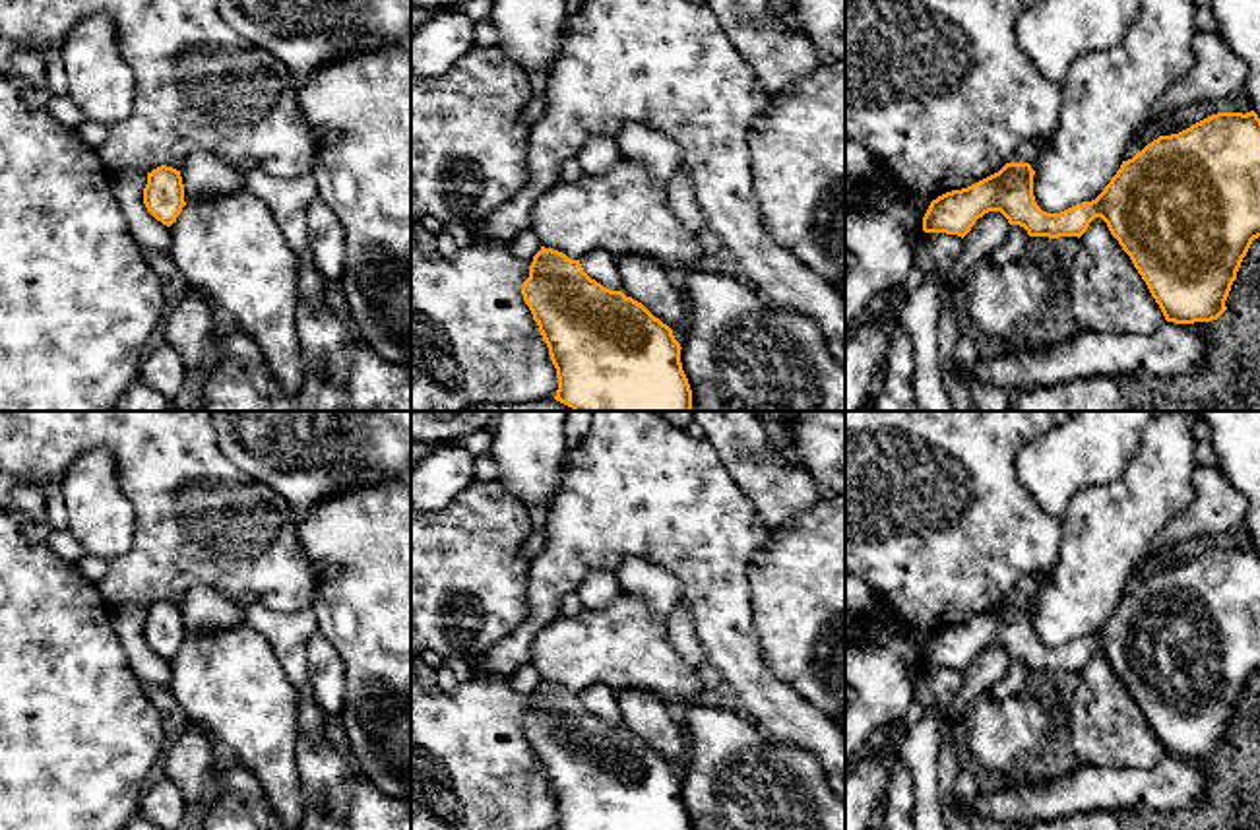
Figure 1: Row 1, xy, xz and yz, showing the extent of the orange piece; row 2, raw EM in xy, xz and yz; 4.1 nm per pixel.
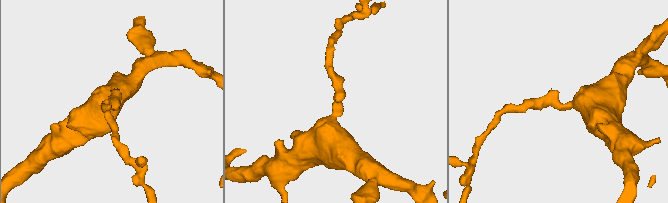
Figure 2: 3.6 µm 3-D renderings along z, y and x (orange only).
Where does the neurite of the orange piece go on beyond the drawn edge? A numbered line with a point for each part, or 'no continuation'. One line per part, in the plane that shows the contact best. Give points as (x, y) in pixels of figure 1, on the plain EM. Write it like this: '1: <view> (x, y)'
1: yz (1030, 586)

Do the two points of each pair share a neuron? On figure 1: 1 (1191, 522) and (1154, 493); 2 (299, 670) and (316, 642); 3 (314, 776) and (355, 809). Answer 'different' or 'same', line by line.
1: different
2: different
3: same

